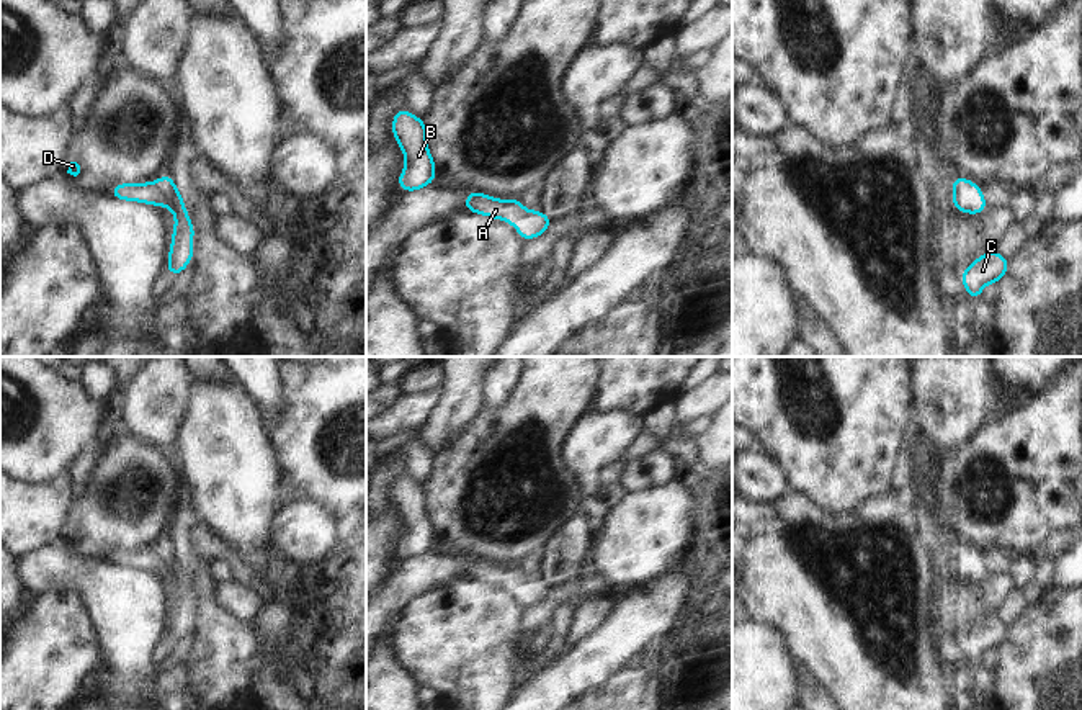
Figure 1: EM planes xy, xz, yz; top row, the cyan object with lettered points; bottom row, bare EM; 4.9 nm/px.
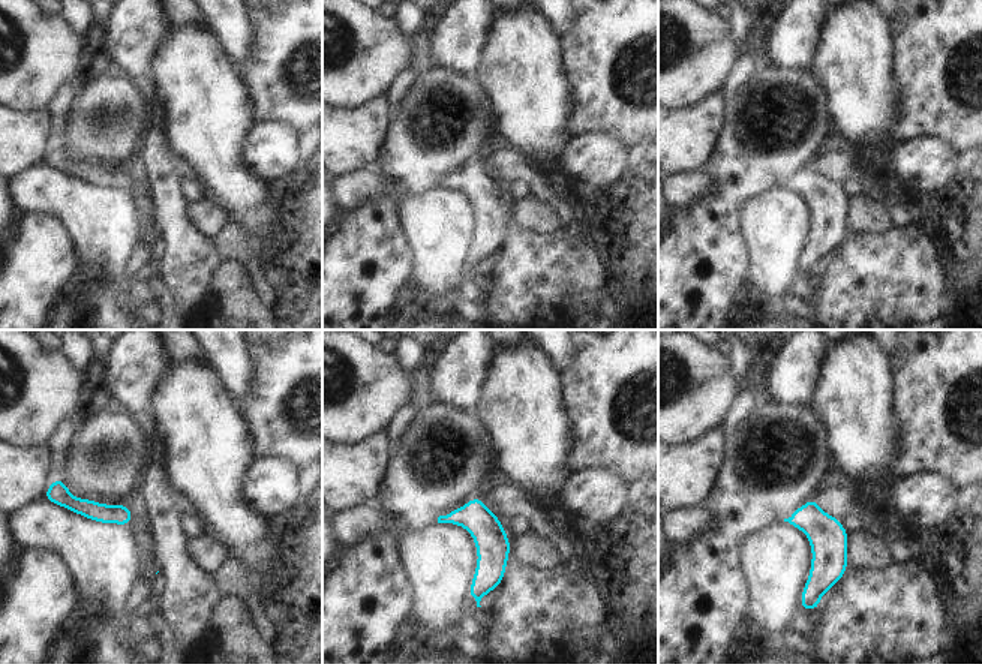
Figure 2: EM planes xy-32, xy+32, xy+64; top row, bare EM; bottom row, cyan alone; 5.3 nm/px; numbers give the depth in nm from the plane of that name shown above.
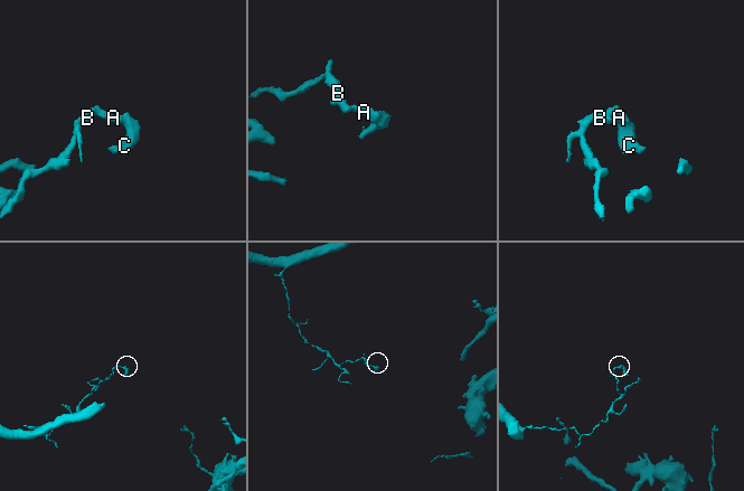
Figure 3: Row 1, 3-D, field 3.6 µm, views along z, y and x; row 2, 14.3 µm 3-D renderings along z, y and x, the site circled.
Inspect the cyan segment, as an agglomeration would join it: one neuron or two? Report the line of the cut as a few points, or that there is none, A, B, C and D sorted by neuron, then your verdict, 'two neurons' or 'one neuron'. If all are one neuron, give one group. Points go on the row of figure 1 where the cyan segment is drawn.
cut none; groups A B C D; one neuron

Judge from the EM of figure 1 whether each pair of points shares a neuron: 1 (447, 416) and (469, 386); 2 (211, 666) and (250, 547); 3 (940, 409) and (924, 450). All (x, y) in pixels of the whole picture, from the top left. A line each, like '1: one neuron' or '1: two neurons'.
1: one neuron
2: two neurons
3: two neurons

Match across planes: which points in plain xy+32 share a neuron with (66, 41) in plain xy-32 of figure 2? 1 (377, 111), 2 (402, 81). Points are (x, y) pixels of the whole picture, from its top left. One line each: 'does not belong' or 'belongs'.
1: does not belong
2: does not belong

